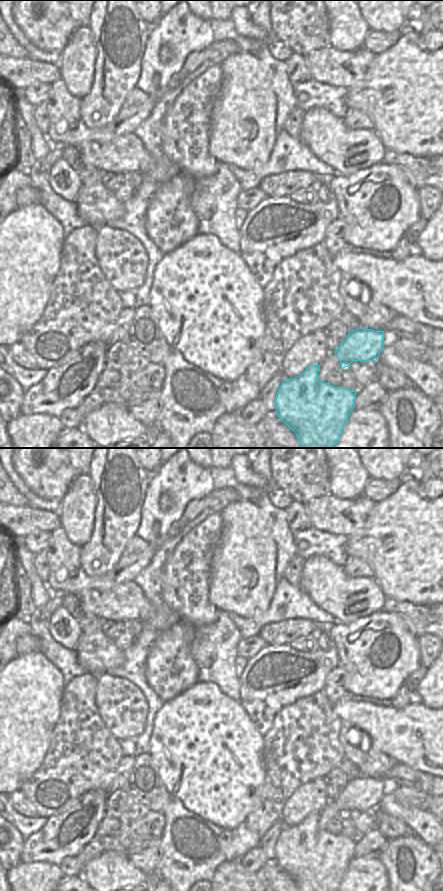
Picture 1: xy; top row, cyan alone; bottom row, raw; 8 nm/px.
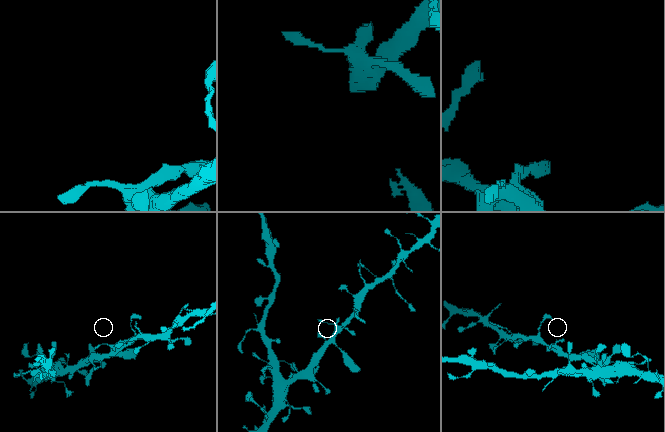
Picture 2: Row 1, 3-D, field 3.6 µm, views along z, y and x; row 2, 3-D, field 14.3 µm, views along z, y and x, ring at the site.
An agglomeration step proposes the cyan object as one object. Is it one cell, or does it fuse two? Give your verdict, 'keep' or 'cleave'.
keep

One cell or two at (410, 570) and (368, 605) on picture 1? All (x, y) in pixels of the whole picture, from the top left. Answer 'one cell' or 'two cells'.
two cells

